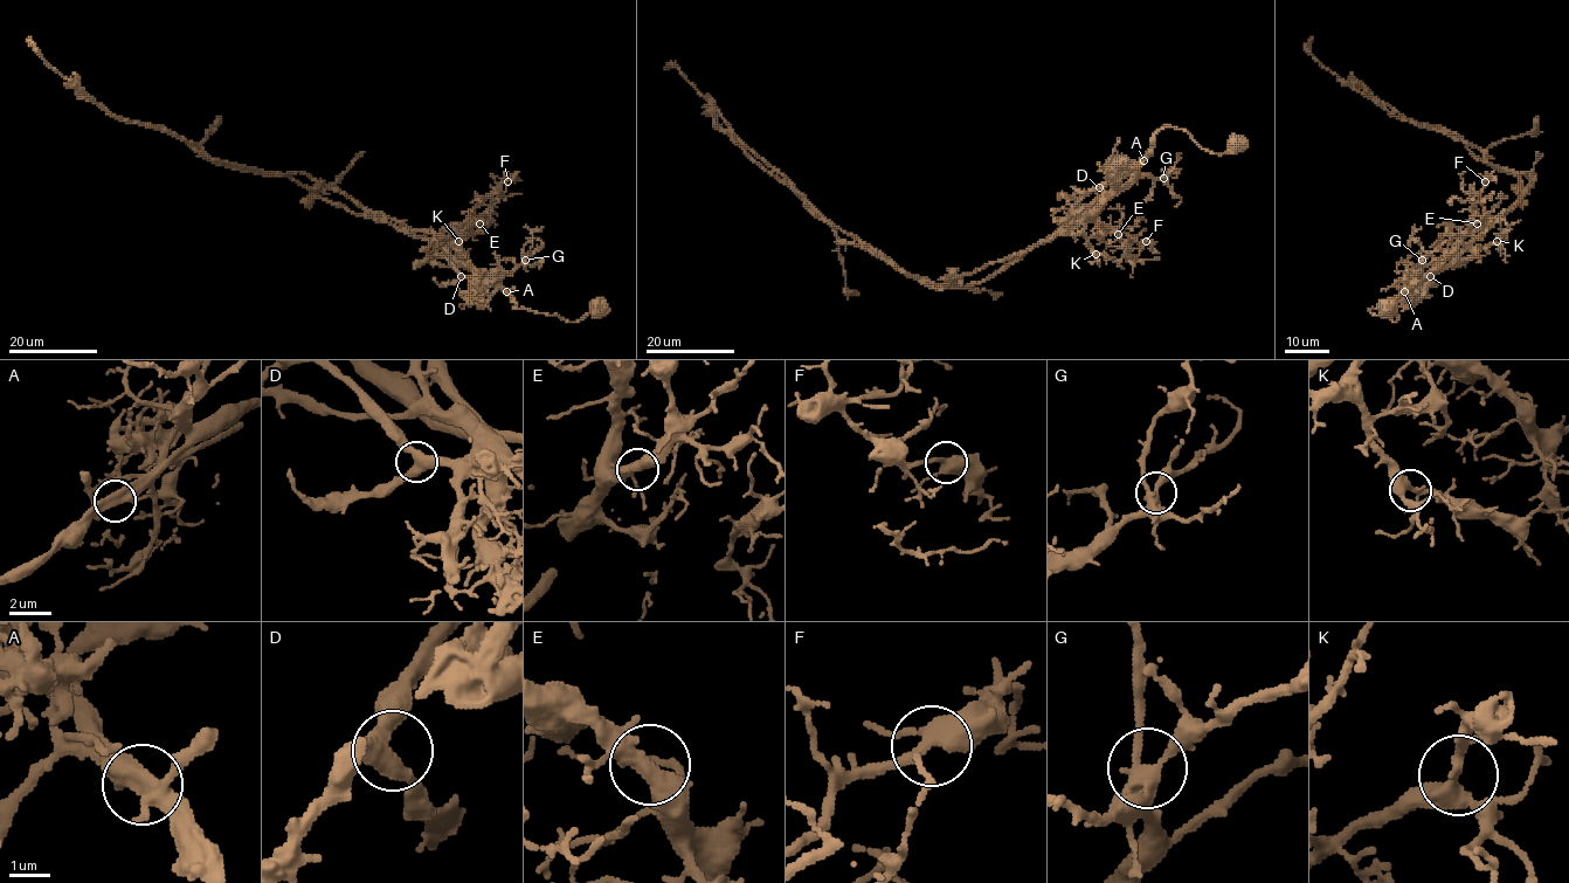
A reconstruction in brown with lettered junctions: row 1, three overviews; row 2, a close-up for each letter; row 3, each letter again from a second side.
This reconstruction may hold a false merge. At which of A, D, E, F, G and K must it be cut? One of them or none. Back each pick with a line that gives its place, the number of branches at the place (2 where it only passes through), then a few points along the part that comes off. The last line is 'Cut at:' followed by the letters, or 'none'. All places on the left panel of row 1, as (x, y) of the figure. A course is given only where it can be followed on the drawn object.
A: place (506, 291); branches 3; course (506, 291), (449, 240), (412, 232), (306, 176), (230, 167), (191, 143), (110, 115), (55, 70), (29, 36)
Cut at: A

